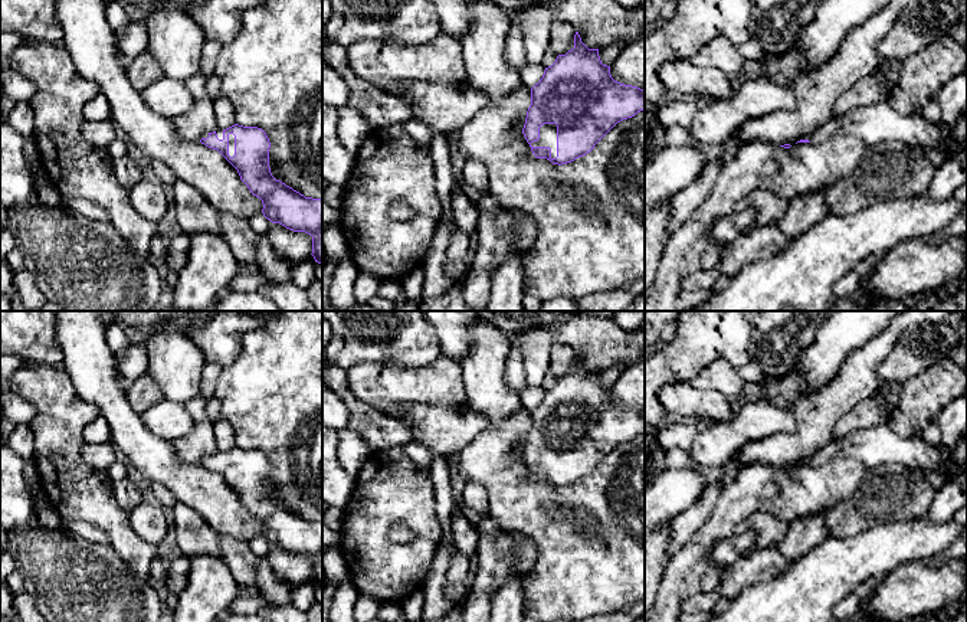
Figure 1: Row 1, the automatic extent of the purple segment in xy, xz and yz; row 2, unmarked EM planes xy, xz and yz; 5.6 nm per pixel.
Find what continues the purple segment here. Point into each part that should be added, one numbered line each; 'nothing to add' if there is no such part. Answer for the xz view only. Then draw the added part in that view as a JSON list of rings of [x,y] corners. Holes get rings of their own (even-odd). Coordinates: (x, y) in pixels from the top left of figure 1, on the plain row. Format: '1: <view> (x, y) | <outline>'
1: xz (548, 454) | [[[544,446],[540,451],[540,462],[531,465],[532,469],[550,469],[551,481],[557,479],[557,448]]]

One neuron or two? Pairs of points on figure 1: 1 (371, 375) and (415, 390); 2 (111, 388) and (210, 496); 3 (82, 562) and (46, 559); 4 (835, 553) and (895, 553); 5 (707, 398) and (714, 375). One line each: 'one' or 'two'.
1: one
2: one
3: one
4: one
5: two

